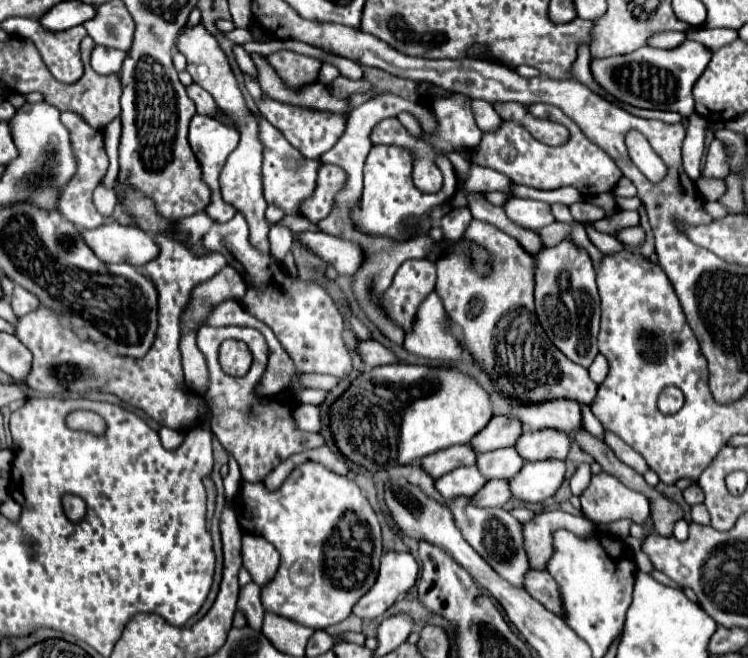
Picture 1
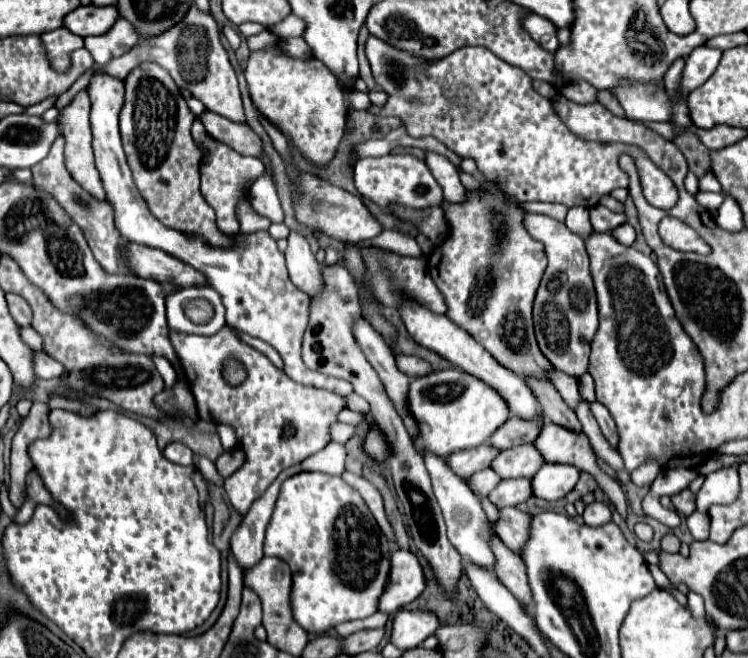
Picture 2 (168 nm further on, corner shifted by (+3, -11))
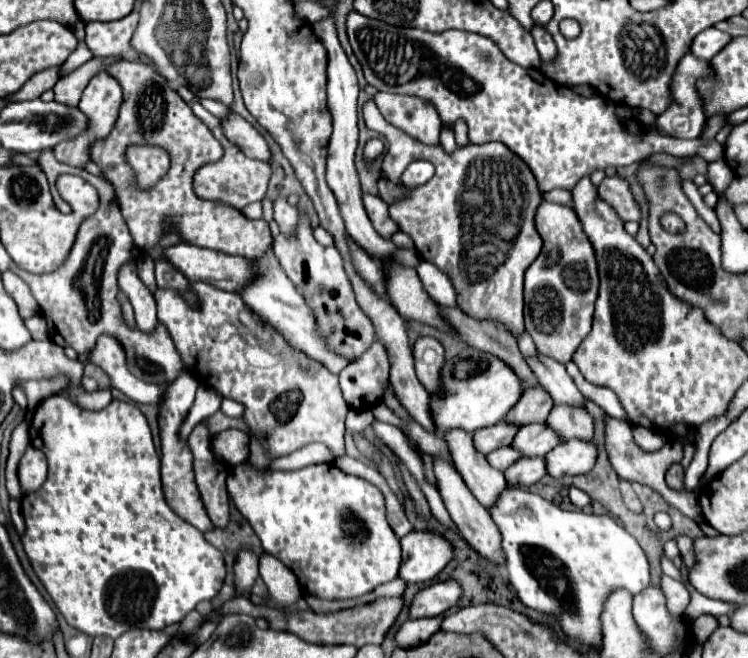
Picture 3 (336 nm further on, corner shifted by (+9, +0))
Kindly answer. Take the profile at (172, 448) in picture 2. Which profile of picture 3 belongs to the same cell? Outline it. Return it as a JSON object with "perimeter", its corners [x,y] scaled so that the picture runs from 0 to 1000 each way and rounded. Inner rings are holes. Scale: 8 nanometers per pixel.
{"perimeter":[[[267,584],[259,614],[241,650],[241,663],[251,663],[262,644],[290,626],[297,606],[298,603],[287,591]]]}

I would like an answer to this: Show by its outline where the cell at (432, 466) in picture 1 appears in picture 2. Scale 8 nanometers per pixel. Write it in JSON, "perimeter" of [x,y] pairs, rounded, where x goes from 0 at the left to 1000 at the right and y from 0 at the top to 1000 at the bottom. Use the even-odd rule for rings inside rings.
{"perimeter":[[[647,673],[644,679],[636,682],[623,682],[623,685],[612,685],[604,688],[596,704],[599,710],[604,710],[604,716],[610,716],[610,722],[615,722],[618,728],[634,722],[636,716],[652,713],[655,701],[666,691],[666,685],[660,679],[655,679],[652,673]]]}

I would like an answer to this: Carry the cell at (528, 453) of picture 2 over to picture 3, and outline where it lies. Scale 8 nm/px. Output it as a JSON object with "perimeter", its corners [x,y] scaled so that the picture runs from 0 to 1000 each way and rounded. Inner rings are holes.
{"perimeter":[[[703,644],[693,653],[684,678],[701,693],[730,693],[751,666],[733,644]]]}

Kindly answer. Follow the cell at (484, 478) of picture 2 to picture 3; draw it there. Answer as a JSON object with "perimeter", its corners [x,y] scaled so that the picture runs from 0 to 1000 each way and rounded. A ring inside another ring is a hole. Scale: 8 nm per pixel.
{"perimeter":[[[674,678],[674,681],[666,681],[666,684],[660,684],[660,687],[655,687],[652,693],[652,702],[663,711],[663,714],[676,714],[676,711],[682,711],[690,699],[695,699],[698,696],[698,690],[695,687],[687,687],[687,681],[682,681],[682,678]]]}

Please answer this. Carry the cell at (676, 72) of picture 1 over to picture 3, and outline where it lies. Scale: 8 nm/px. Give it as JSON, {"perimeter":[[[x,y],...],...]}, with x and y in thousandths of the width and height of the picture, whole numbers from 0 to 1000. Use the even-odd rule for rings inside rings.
{"perimeter":[[[944,43],[936,49],[925,64],[925,82],[936,91],[952,91],[973,64],[979,61],[976,52],[960,46],[960,43]]]}

